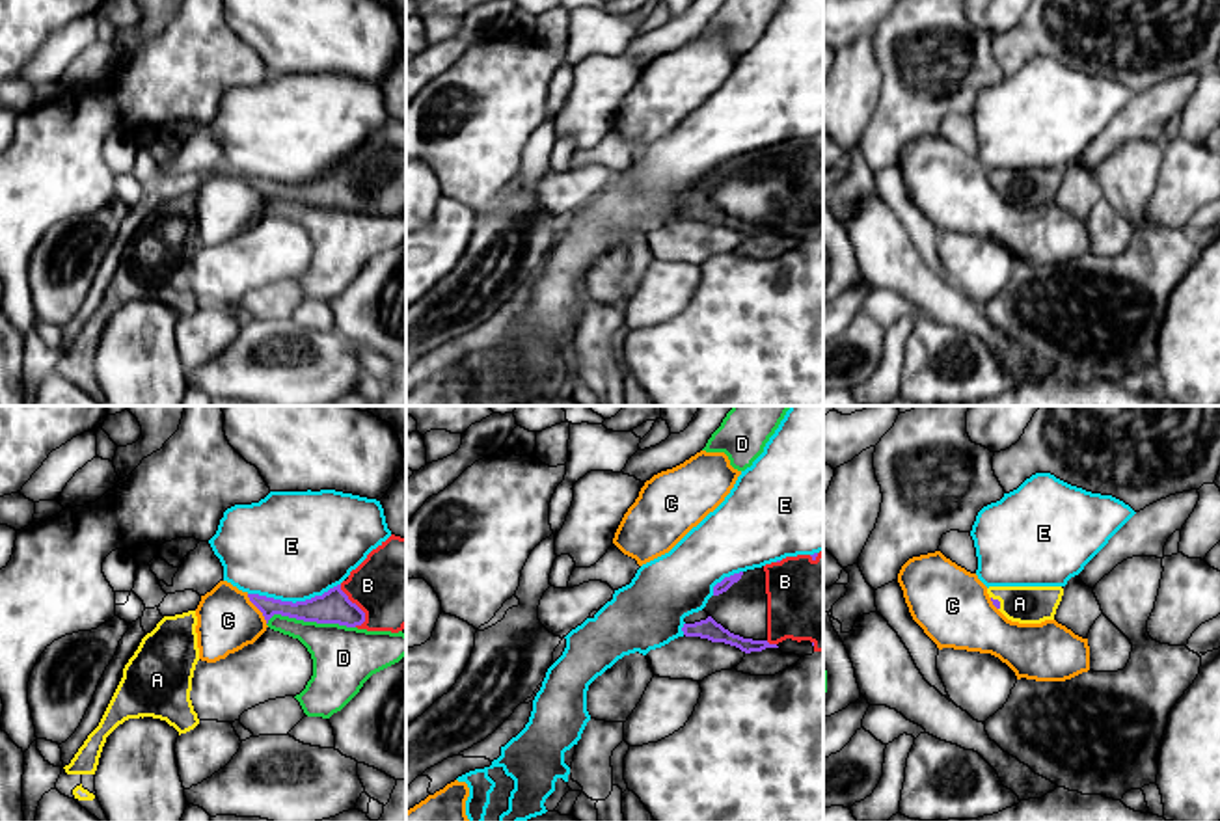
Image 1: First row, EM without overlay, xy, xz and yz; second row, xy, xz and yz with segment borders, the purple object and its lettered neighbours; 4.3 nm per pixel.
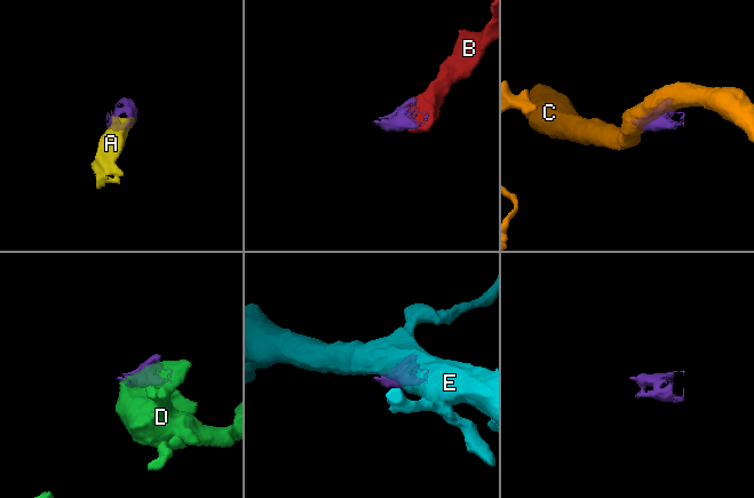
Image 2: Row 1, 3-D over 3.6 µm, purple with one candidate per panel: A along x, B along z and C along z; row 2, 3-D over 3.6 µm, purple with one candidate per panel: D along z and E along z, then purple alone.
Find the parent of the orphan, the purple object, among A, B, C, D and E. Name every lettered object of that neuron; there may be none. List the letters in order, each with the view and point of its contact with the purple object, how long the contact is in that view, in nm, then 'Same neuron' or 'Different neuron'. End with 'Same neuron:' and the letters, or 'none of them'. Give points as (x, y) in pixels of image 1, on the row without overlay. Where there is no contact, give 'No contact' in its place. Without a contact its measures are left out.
A: Touches purple at yz (999, 185). Shared border 70 nm. Same neuron
B: Touches purple at xy (356, 188). Shared border 200 nm. Same neuron
C: Touches purple at xy (257, 190). Shared border 160 nm. Different neuron
D: Touches purple at xy (311, 203). Shared border 380 nm. Different neuron
E: Touches purple at xy (291, 185). Shared border 400 nm. Different neuron
Same neuron: A, B

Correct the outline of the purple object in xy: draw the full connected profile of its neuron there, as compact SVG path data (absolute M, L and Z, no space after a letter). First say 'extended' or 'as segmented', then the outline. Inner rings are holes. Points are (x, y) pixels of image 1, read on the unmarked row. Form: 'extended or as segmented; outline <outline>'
extended; outline M391 117L350 155L348 162L305 184L248 177L266 207L274 197L399 216L406 210L406 121Z

